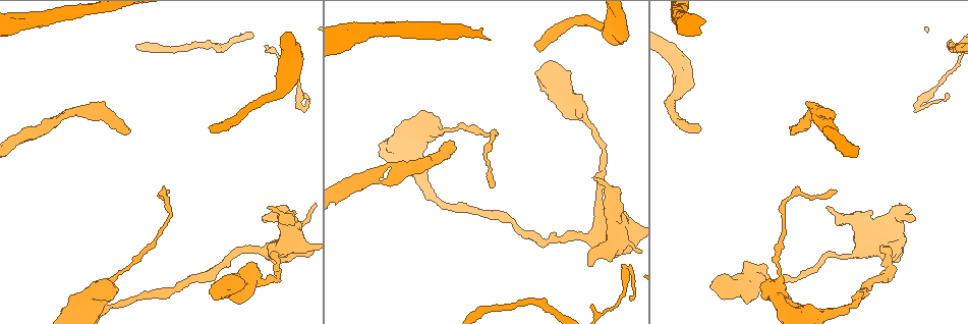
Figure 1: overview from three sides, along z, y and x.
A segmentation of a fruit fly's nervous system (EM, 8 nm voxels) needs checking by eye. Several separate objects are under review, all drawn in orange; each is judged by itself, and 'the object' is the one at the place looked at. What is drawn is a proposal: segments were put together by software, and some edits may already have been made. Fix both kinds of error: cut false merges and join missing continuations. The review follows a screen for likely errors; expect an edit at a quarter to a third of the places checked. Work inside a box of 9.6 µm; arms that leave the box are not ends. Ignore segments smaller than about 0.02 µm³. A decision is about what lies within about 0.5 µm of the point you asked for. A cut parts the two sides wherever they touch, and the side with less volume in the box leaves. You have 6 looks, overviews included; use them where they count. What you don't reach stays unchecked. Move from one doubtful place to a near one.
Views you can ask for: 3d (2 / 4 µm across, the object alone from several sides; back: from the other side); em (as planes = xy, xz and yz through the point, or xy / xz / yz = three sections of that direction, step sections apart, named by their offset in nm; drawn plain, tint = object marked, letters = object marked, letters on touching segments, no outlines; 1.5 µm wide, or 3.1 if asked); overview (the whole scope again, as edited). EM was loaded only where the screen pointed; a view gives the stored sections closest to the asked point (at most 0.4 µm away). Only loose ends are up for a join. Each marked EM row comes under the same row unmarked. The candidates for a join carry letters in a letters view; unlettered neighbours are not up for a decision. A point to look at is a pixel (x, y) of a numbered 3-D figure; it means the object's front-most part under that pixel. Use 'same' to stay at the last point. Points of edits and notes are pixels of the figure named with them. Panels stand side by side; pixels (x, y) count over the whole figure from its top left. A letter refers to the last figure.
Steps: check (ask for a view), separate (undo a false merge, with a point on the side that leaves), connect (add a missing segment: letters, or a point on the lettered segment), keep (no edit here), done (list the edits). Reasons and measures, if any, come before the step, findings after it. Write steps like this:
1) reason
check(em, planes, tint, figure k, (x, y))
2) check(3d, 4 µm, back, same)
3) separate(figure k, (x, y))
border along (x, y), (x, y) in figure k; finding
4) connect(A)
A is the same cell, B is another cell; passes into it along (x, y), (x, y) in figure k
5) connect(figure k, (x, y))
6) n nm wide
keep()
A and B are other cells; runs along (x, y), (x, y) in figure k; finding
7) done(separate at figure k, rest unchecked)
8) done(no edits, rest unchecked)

free end
check(3d, 2 µm, figure 1, (59, 114))

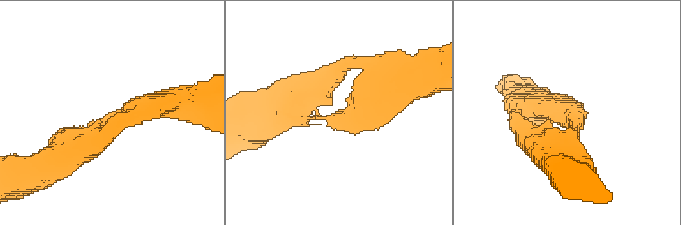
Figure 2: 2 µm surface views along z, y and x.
check(em, planes, letters, figure 2, (336, 128))

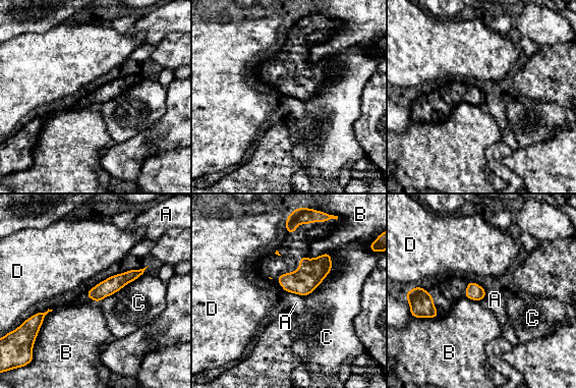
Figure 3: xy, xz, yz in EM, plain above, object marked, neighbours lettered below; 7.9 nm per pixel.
130 nm wide
keep()
A, B, C and D are other cells; border along (287, 291), (303, 296) in figure 3; no lettered segment goes on from it

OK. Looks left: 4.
an open end
check(em, planes, letters, figure 1, (451, 141))

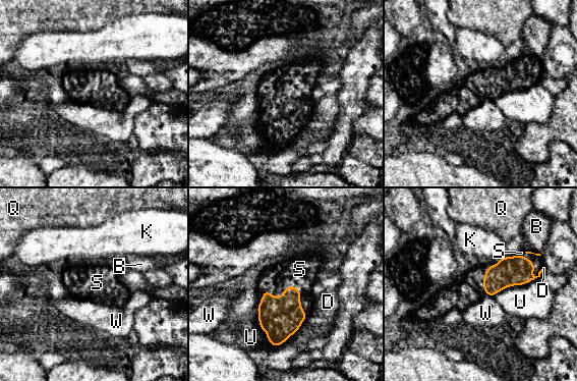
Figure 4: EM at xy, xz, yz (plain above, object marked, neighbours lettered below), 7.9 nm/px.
connect(figure 4, (299, 269))
S is the same cell, B, D, K, Q, U and W are other cells; passes into it along (282, 316), (291, 286), (299, 269) in figure 4; the neuron continues

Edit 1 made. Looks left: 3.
check(overview)

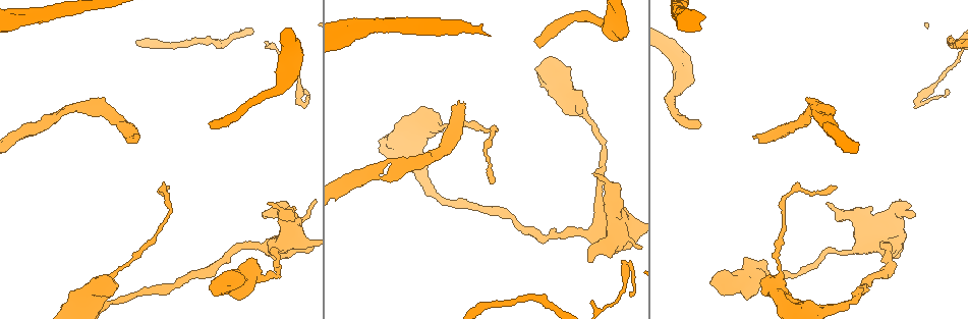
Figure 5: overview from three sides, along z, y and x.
long arm stops here
check(em, planes, letters, figure 5, (214, 124))

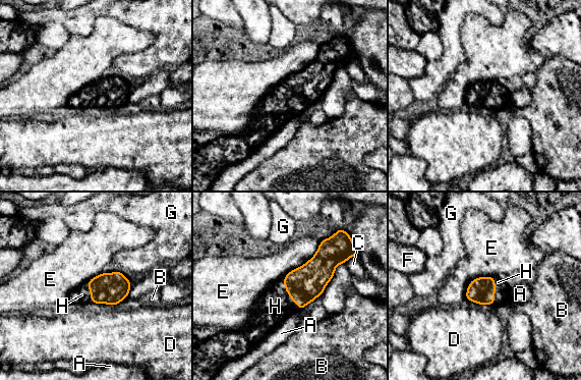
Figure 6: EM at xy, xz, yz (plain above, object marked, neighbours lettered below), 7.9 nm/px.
E touches over 420 nm
connect(figure 6, (275, 306))
H is the same cell, A, B, C, D, E, F and G are other cells; passes into it along (304, 284), (288, 293), (275, 306) in figure 6; it goes on there

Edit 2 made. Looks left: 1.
done(connect at figure 4, connect at figure 6, rest unchecked)

